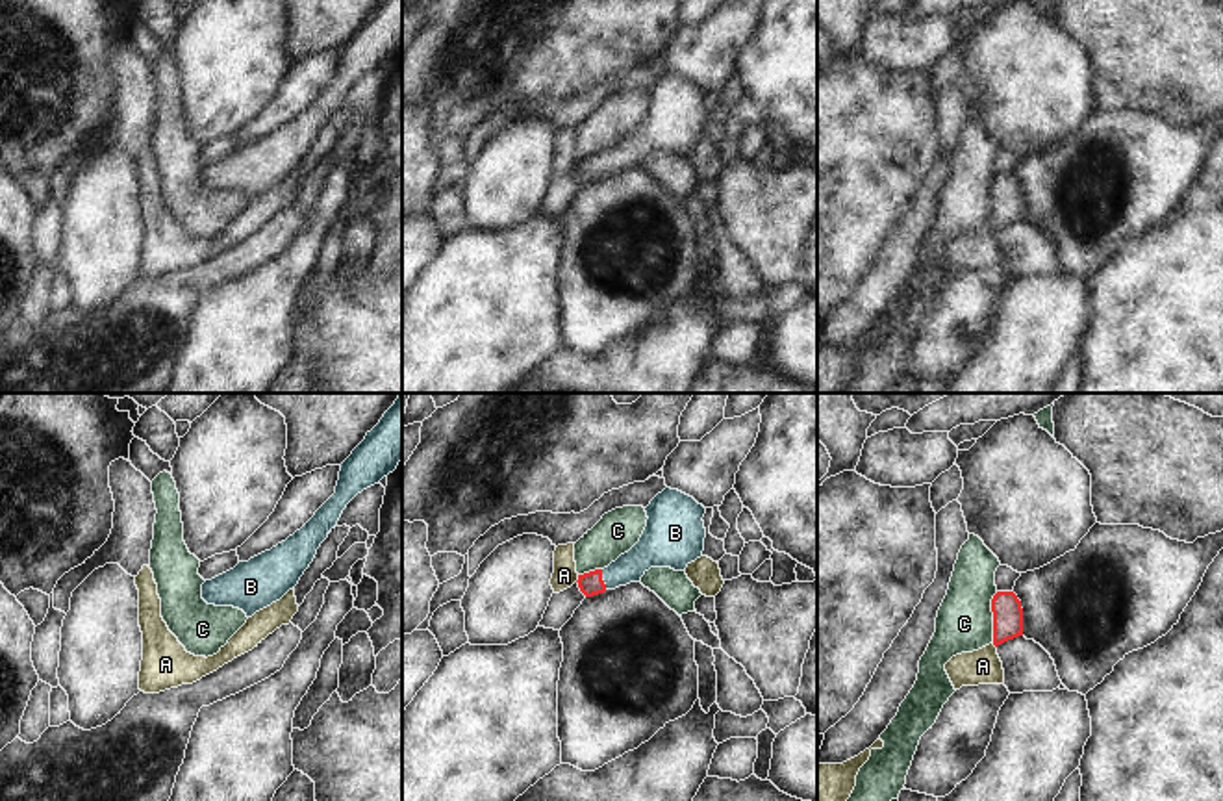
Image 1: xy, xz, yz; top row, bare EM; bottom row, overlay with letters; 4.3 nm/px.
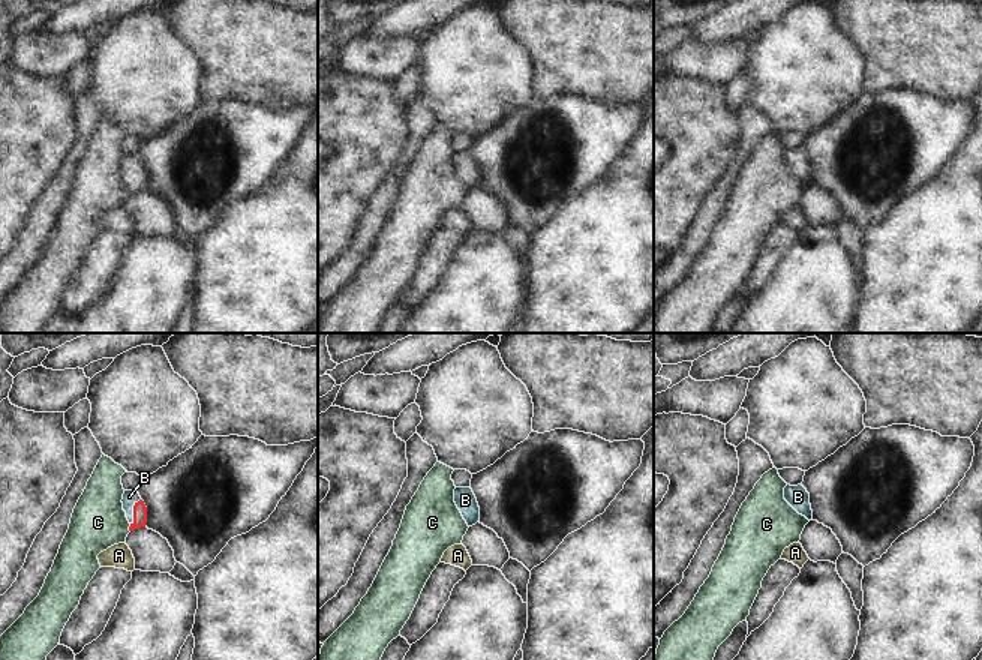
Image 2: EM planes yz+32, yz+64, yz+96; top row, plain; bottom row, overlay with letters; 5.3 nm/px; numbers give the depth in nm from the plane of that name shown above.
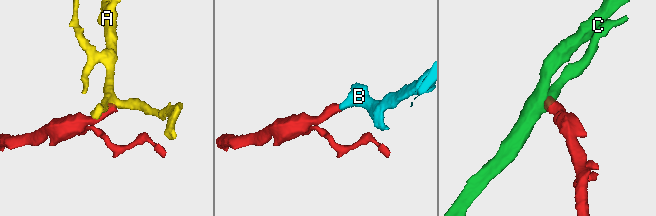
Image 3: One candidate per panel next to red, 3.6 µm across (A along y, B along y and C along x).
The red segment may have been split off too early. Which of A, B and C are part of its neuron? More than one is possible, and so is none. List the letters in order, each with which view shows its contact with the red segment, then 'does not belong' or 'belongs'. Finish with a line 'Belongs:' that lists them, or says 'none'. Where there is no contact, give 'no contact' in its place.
A: meets red in xz; does not belong
B: meets red in xz; belongs
C: meets red in yz; does not belong
Belongs: B

